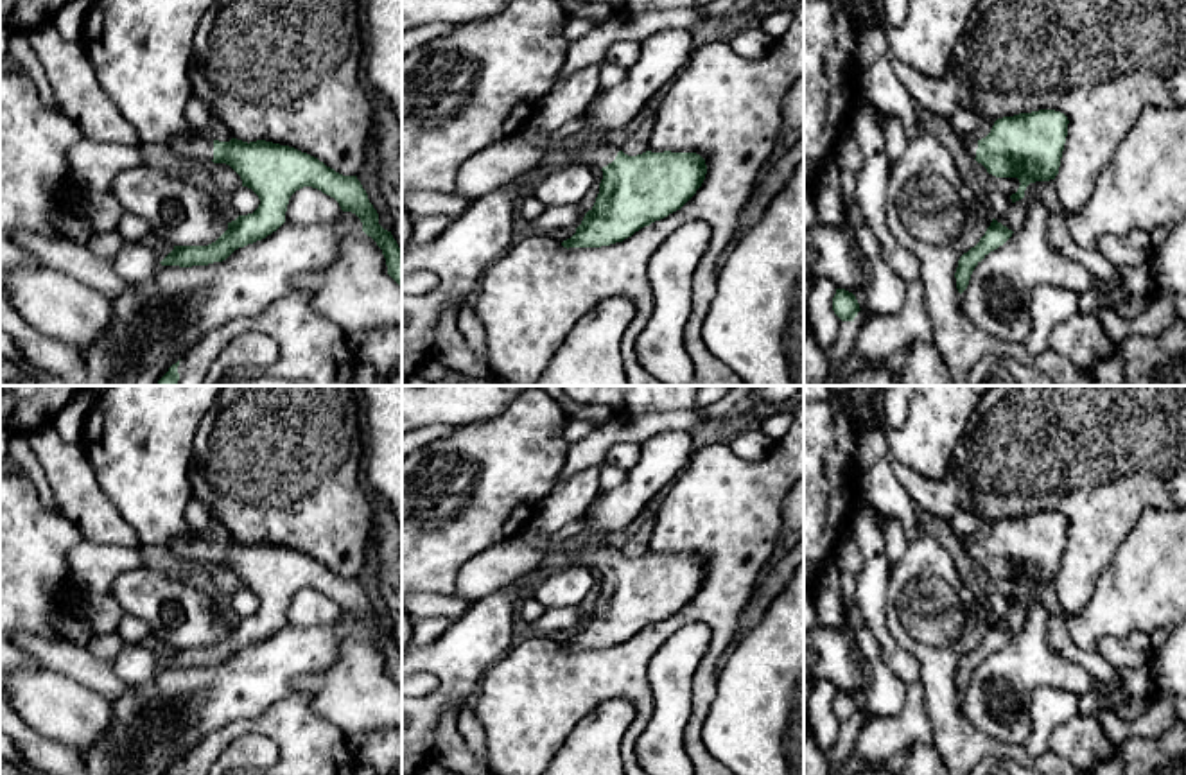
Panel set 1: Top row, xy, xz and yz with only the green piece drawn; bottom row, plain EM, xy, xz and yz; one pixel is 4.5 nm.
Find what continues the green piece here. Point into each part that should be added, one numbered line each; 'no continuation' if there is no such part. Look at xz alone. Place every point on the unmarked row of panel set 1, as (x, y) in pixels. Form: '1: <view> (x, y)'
1: xz (598, 557)

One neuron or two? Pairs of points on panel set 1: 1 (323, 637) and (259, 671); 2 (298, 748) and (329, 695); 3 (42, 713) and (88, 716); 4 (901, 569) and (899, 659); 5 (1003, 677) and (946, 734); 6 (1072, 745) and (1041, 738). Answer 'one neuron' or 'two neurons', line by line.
1: one neuron
2: two neurons
3: one neuron
4: two neurons
5: two neurons
6: two neurons

